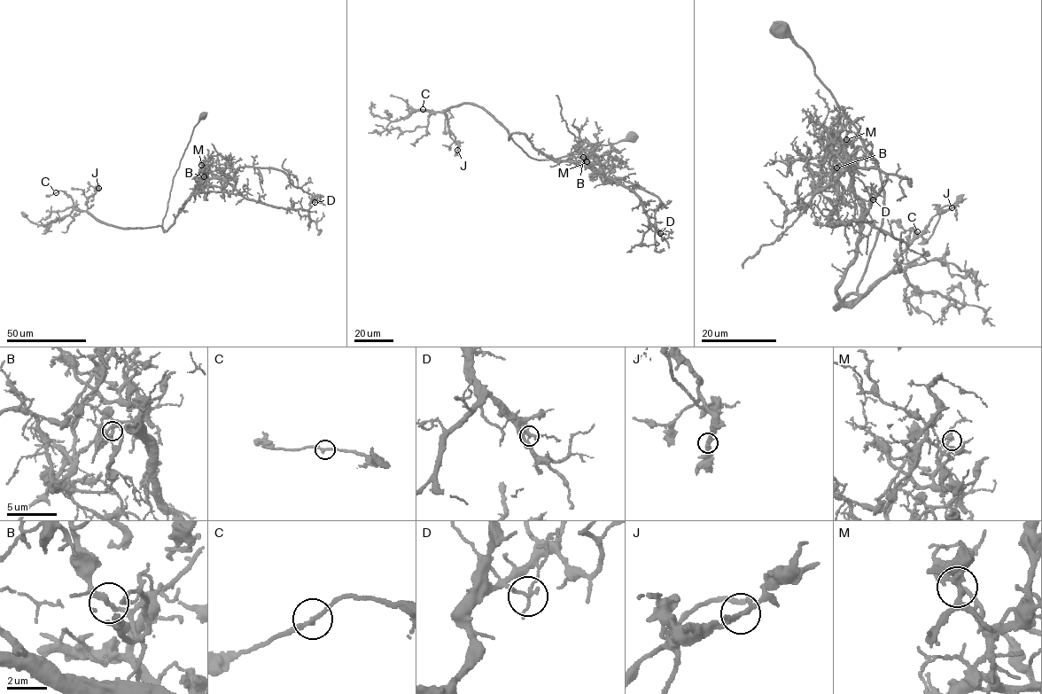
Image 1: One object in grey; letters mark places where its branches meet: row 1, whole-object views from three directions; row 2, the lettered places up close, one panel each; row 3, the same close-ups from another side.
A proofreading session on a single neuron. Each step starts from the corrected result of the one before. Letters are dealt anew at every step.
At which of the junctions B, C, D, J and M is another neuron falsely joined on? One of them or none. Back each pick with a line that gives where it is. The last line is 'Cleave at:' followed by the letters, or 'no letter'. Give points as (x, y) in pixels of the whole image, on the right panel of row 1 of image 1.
B: Place: (836, 167)
Cleave at: B

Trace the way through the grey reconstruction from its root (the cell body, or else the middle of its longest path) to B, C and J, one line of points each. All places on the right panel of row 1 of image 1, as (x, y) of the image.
B: (780, 28), (881, 180), (882, 224), (846, 304), (835, 292), (861, 212), (851, 157), (837, 167)
C: (780, 28), (810, 58), (881, 180), (882, 224), (858, 289), (835, 308), (902, 271), (911, 228), (916, 231)
J: (780, 28), (810, 58), (881, 180), (882, 224), (858, 289), (835, 308), (867, 295), (929, 219), (952, 207)

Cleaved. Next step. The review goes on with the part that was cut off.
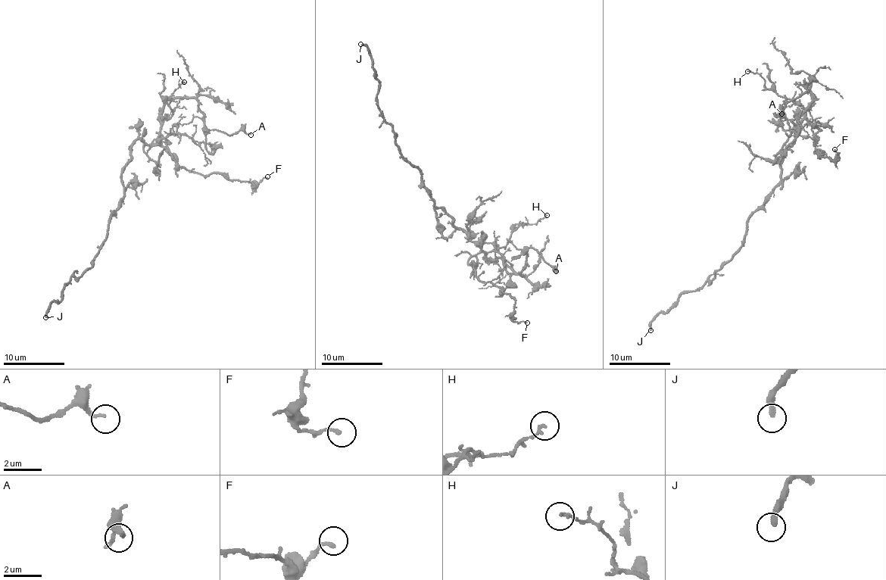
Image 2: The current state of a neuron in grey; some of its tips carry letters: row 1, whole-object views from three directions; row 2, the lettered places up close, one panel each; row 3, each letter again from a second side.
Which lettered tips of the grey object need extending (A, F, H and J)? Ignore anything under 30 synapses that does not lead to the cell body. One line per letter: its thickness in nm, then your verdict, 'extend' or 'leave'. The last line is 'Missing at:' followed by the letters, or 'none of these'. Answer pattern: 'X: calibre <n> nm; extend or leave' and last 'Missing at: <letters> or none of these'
A: calibre 130 nm; leave
F: calibre 180 nm; leave
H: calibre 140 nm; leave
J: calibre 240 nm; extend
Missing at: J

